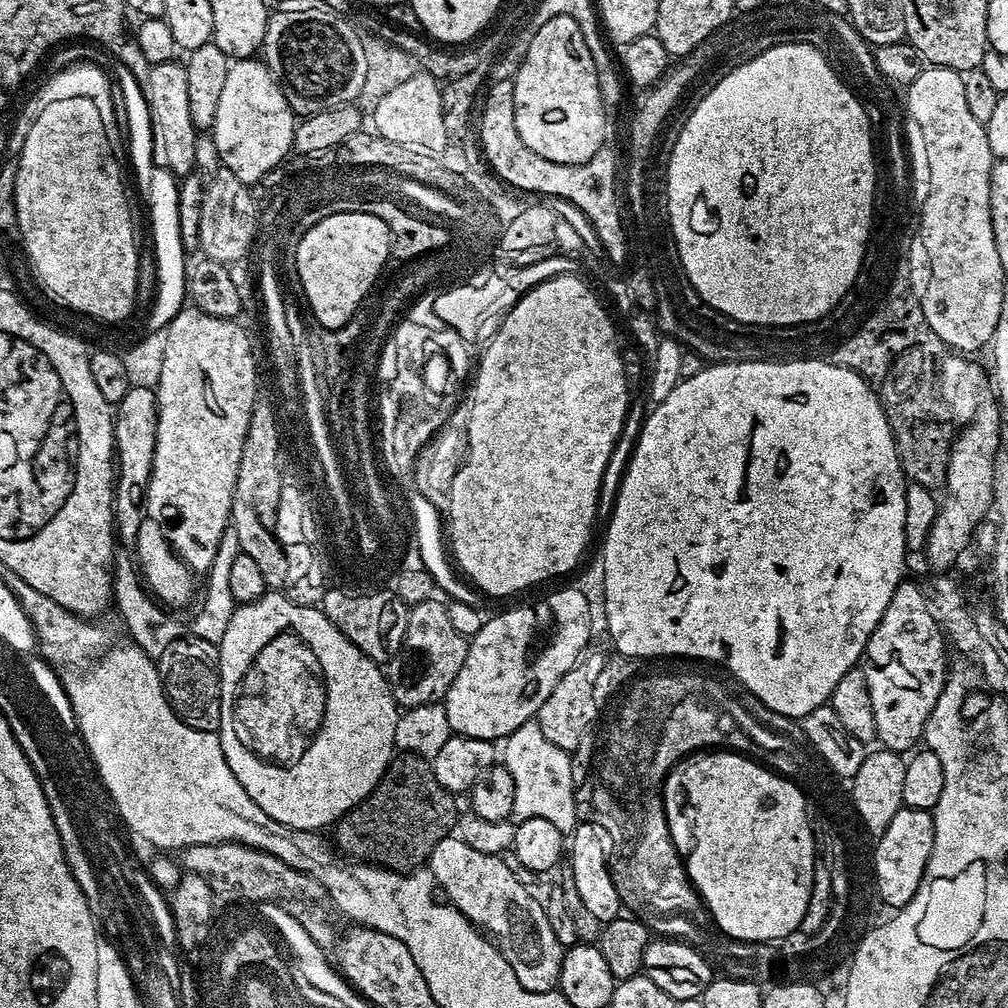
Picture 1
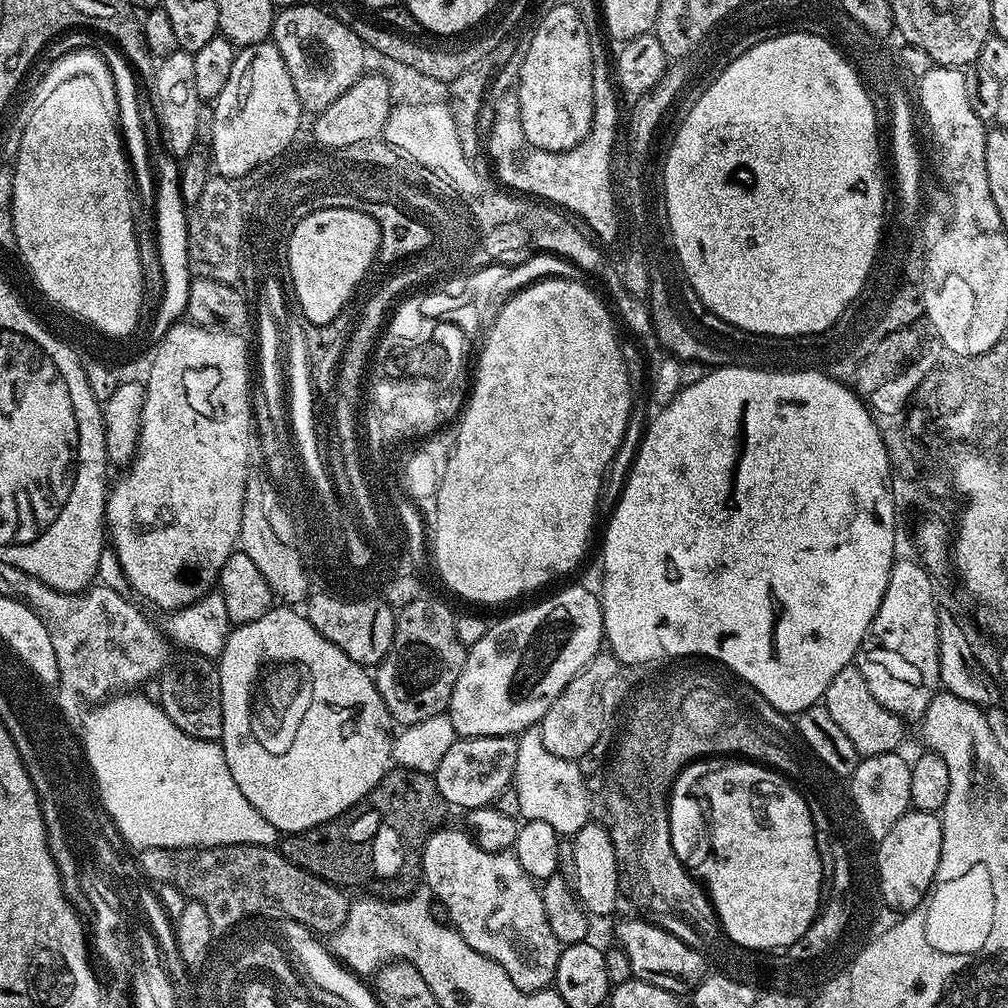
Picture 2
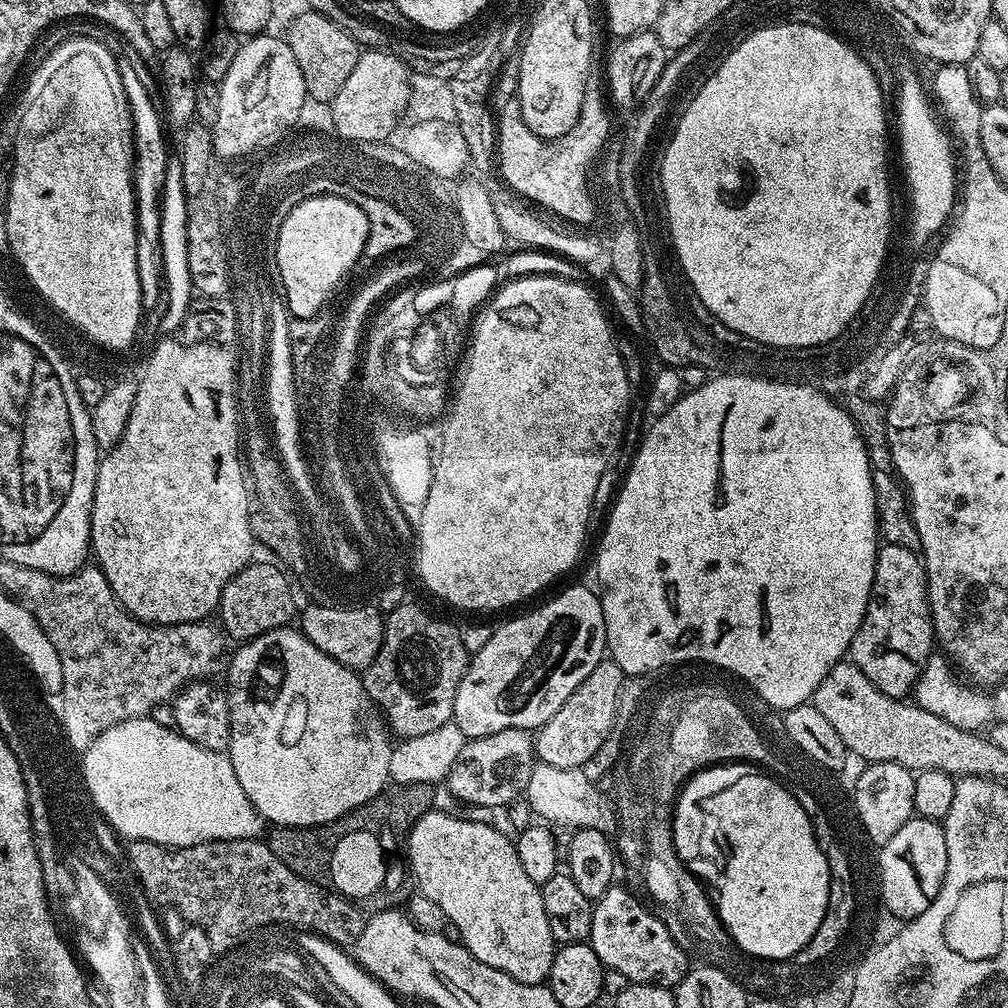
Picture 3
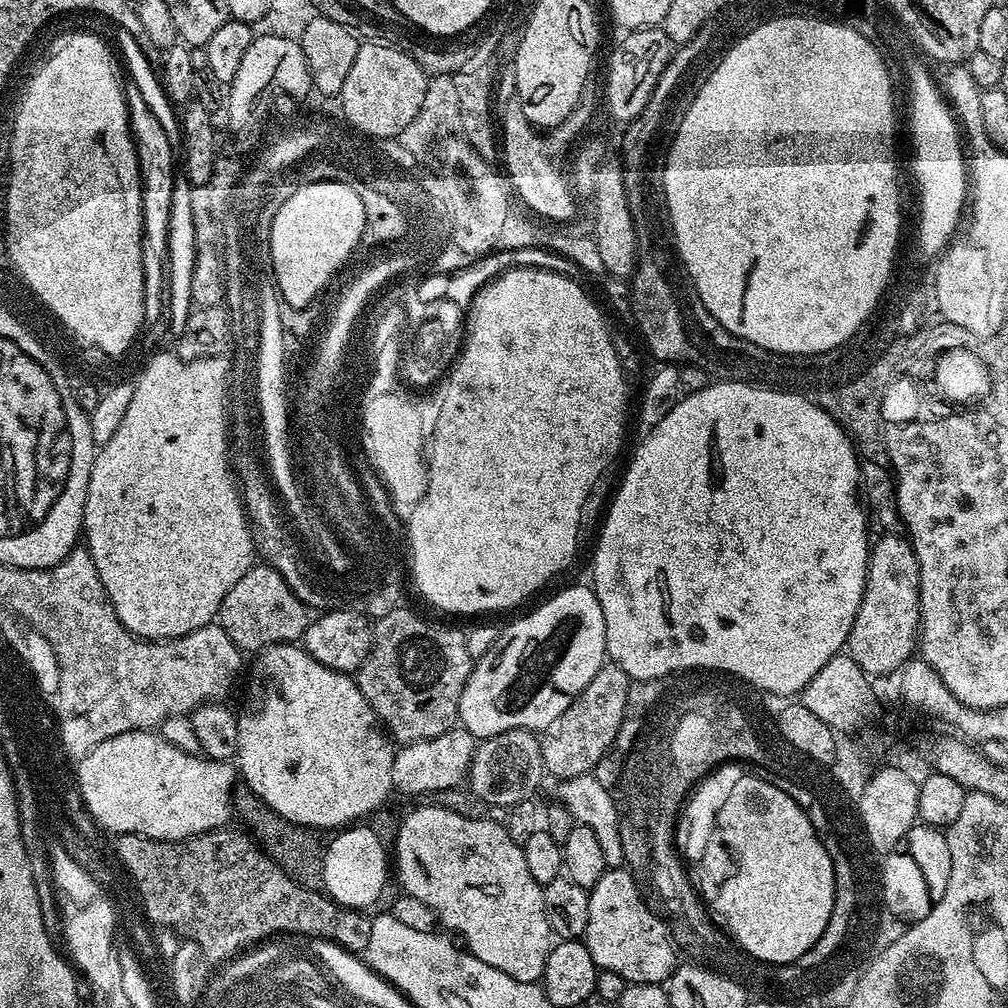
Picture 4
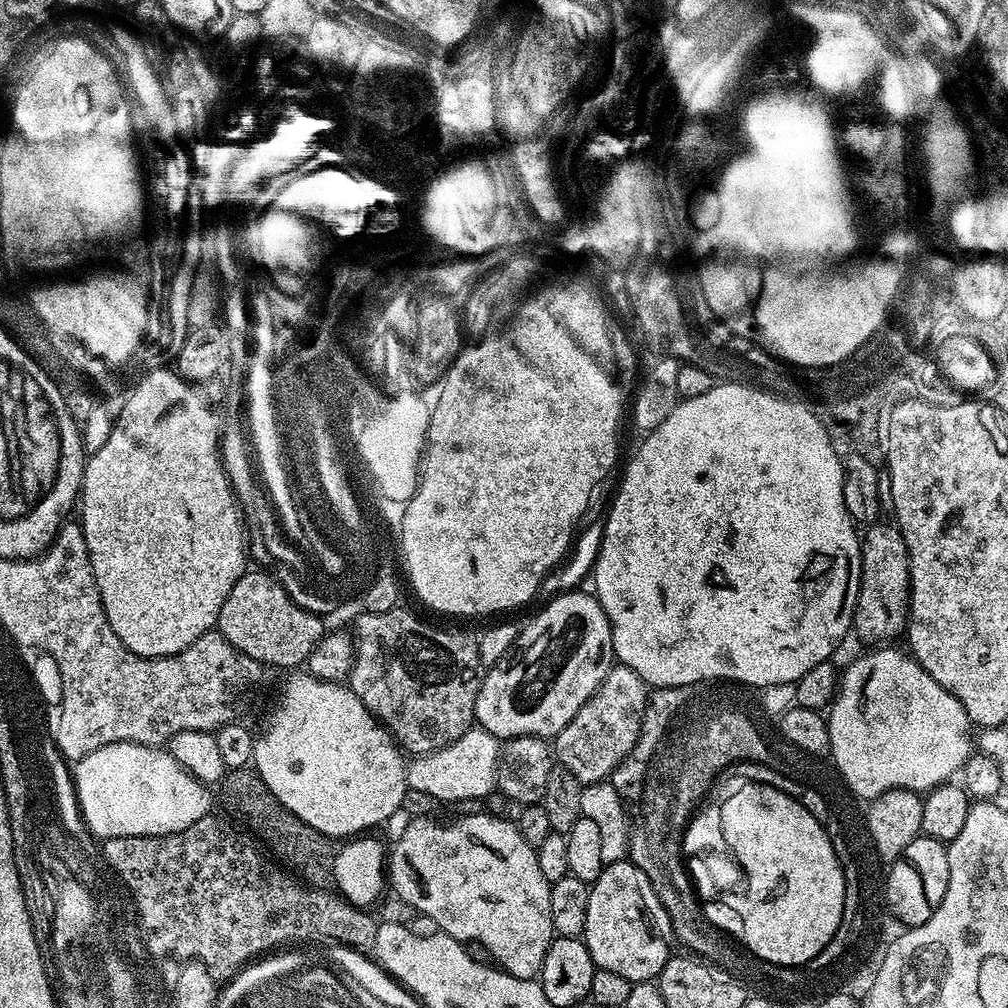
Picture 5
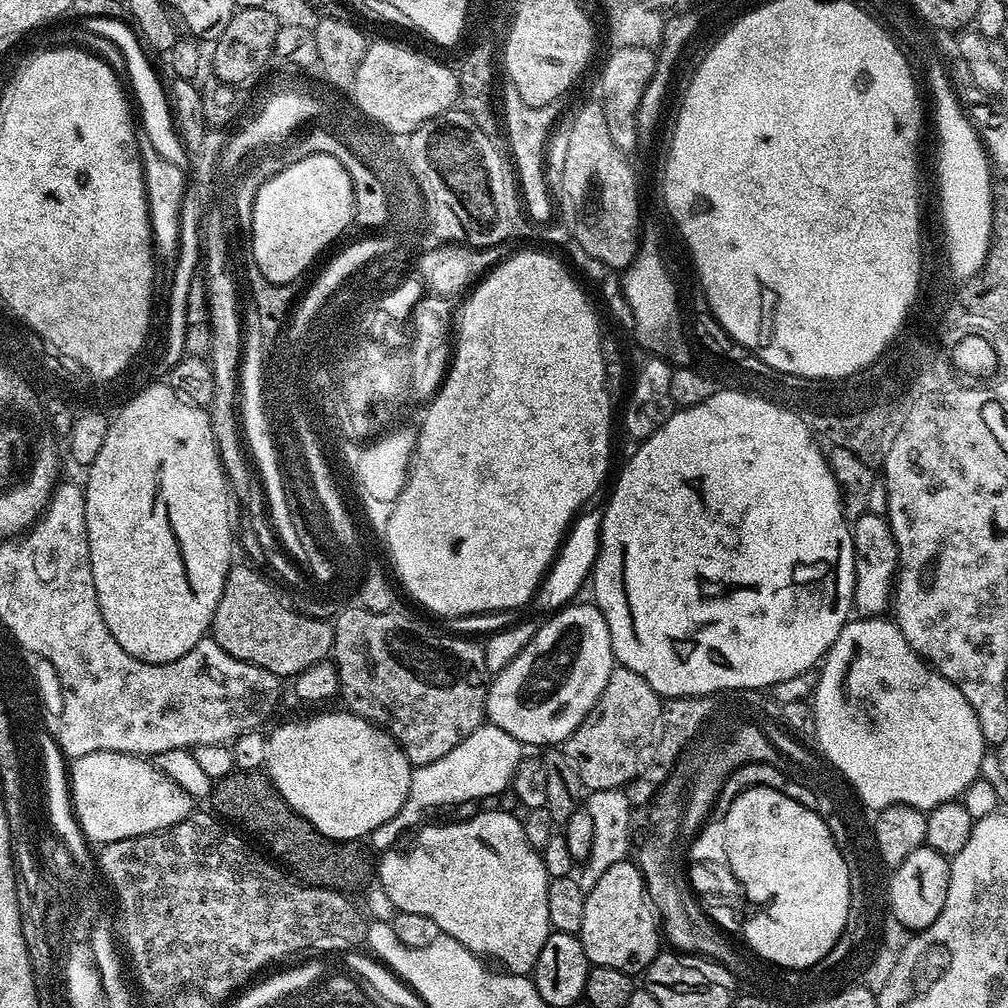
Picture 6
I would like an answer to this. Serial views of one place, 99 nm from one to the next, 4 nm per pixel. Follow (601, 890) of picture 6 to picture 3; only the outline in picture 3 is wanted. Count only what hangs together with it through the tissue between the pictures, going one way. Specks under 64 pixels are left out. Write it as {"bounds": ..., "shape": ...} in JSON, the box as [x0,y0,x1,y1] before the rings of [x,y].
{"bounds":[590,886,690,989],"shape":[[[624,886],[608,888],[606,894],[595,901],[590,943],[605,969],[621,971],[633,984],[657,984],[675,989],[690,967],[690,957],[676,944],[667,926]]]}

